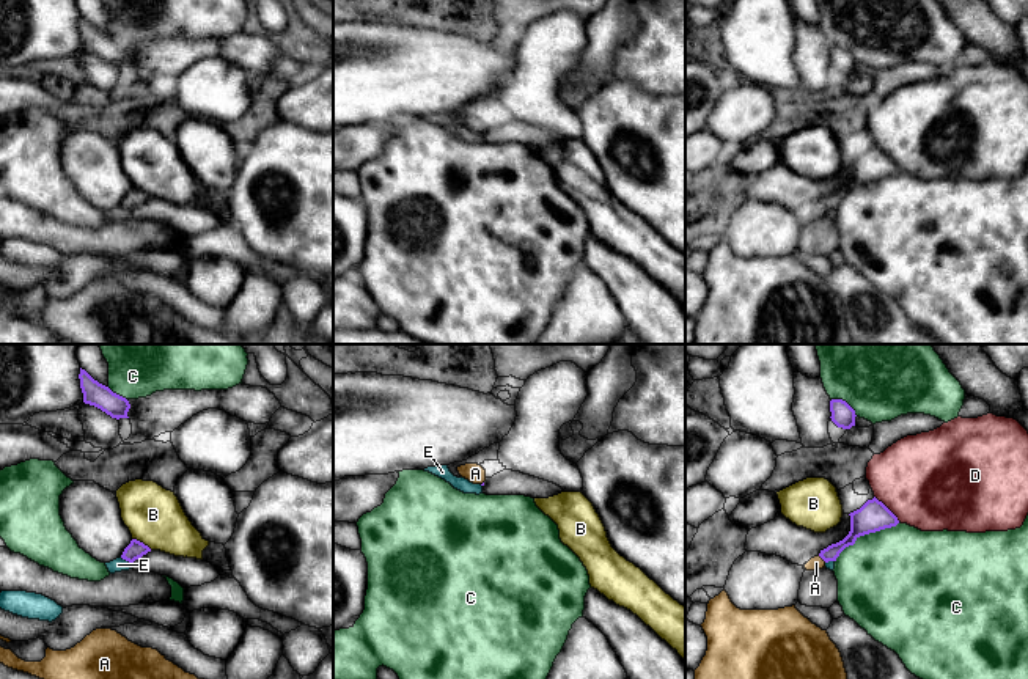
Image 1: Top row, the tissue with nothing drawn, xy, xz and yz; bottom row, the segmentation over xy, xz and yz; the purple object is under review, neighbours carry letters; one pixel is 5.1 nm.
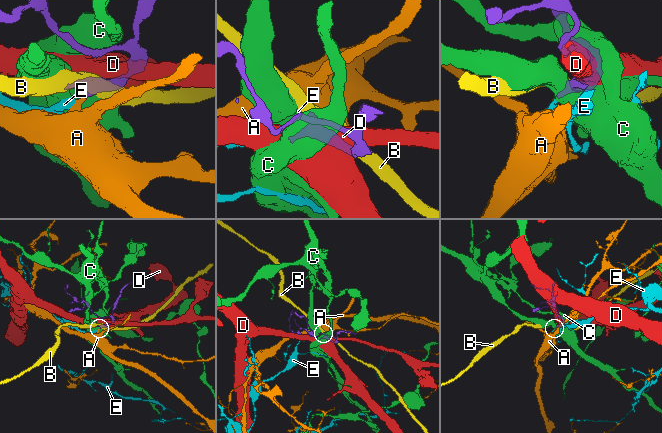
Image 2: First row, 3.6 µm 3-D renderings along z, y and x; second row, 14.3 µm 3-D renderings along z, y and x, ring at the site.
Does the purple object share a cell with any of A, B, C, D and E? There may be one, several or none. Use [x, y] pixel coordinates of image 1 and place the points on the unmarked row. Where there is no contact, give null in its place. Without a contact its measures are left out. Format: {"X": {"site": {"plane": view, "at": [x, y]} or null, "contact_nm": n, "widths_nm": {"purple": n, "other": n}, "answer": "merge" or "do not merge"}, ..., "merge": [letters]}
{"A": {"site": {"plane": "yz", "at": [822, 206]}, "contact_nm": 60, "widths_nm": {"purple": 100, "other": 70}, "answer": "merge"}, "B": {"site": {"plane": "xy", "at": [142, 190]}, "contact_nm": 120, "widths_nm": {"purple": 90, "other": 300}, "answer": "do not merge"}, "C": {"site": {"plane": "yz", "at": [865, 181]}, "contact_nm": 400, "widths_nm": {"purple": 160, "other": 480}, "answer": "do not merge"}, "D": {"site": {"plane": "yz", "at": [887, 156]}, "contact_nm": 190, "widths_nm": {"purple": 160, "other": 480}, "answer": "do not merge"}, "E": {"site": {"plane": "xy", "at": [124, 206]}, "contact_nm": 70, "widths_nm": {"purple": 90, "other": 70}, "answer": "do not merge"}, "merge": ["A"]}

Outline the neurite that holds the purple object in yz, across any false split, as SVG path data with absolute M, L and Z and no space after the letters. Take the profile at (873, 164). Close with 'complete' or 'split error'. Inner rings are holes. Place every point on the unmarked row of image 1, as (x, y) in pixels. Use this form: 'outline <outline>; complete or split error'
outline M876 145L868 148L860 157L849 162L850 163L850 179L849 182L836 190L821 198L821 201L811 206L806 212L806 218L819 218L825 215L828 209L836 209L839 201L854 193L860 184L876 181L885 176L896 174L899 171L898 165Z; split error

